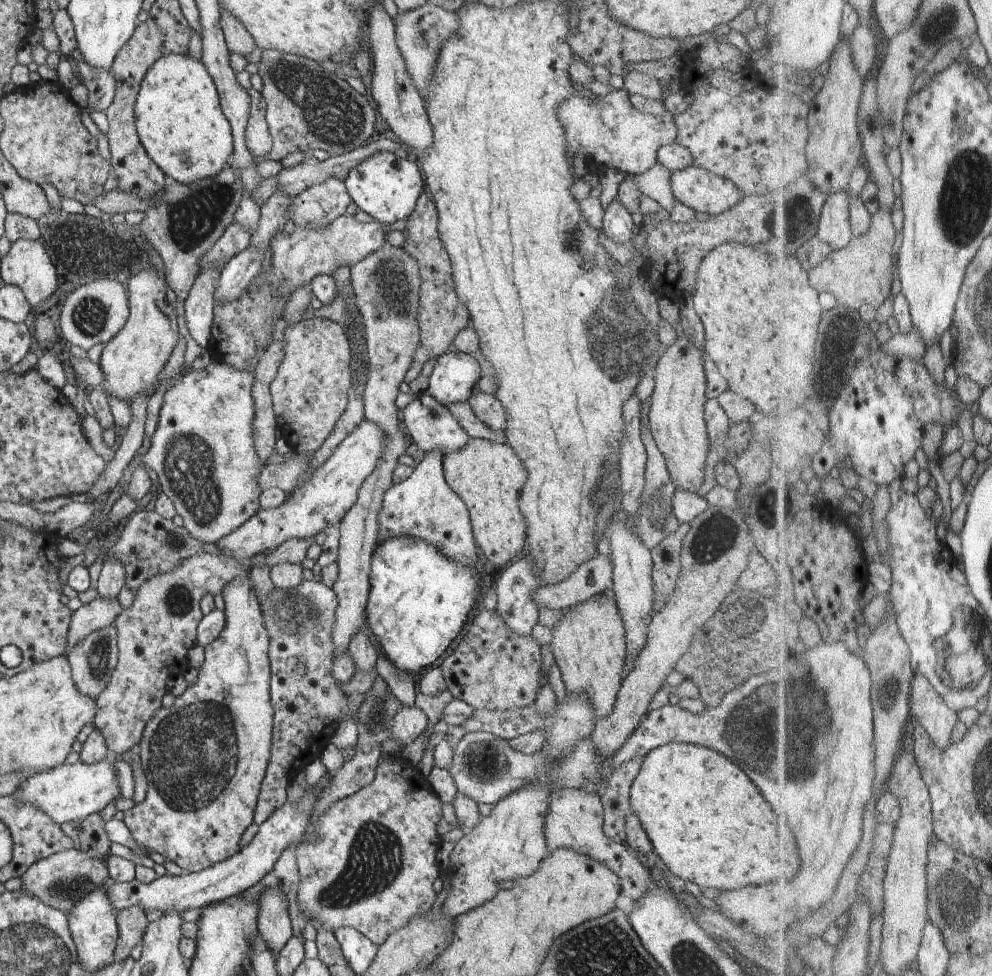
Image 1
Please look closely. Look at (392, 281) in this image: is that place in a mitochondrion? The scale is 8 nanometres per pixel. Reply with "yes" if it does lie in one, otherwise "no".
yes

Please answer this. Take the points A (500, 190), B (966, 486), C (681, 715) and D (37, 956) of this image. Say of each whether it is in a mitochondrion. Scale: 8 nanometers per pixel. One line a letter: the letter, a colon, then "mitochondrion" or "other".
A: other
B: other
C: other
D: mitochondrion

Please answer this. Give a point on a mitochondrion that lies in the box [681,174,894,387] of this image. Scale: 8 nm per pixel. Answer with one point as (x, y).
(796, 213)

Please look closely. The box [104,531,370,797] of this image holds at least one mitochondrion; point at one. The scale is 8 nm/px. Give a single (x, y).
(304, 614)

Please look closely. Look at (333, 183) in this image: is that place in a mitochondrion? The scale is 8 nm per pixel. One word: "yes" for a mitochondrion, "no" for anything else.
no

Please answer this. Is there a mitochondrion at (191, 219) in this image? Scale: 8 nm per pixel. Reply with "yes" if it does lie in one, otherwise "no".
yes

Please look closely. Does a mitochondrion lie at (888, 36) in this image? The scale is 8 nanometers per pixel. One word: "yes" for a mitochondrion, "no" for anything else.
no

